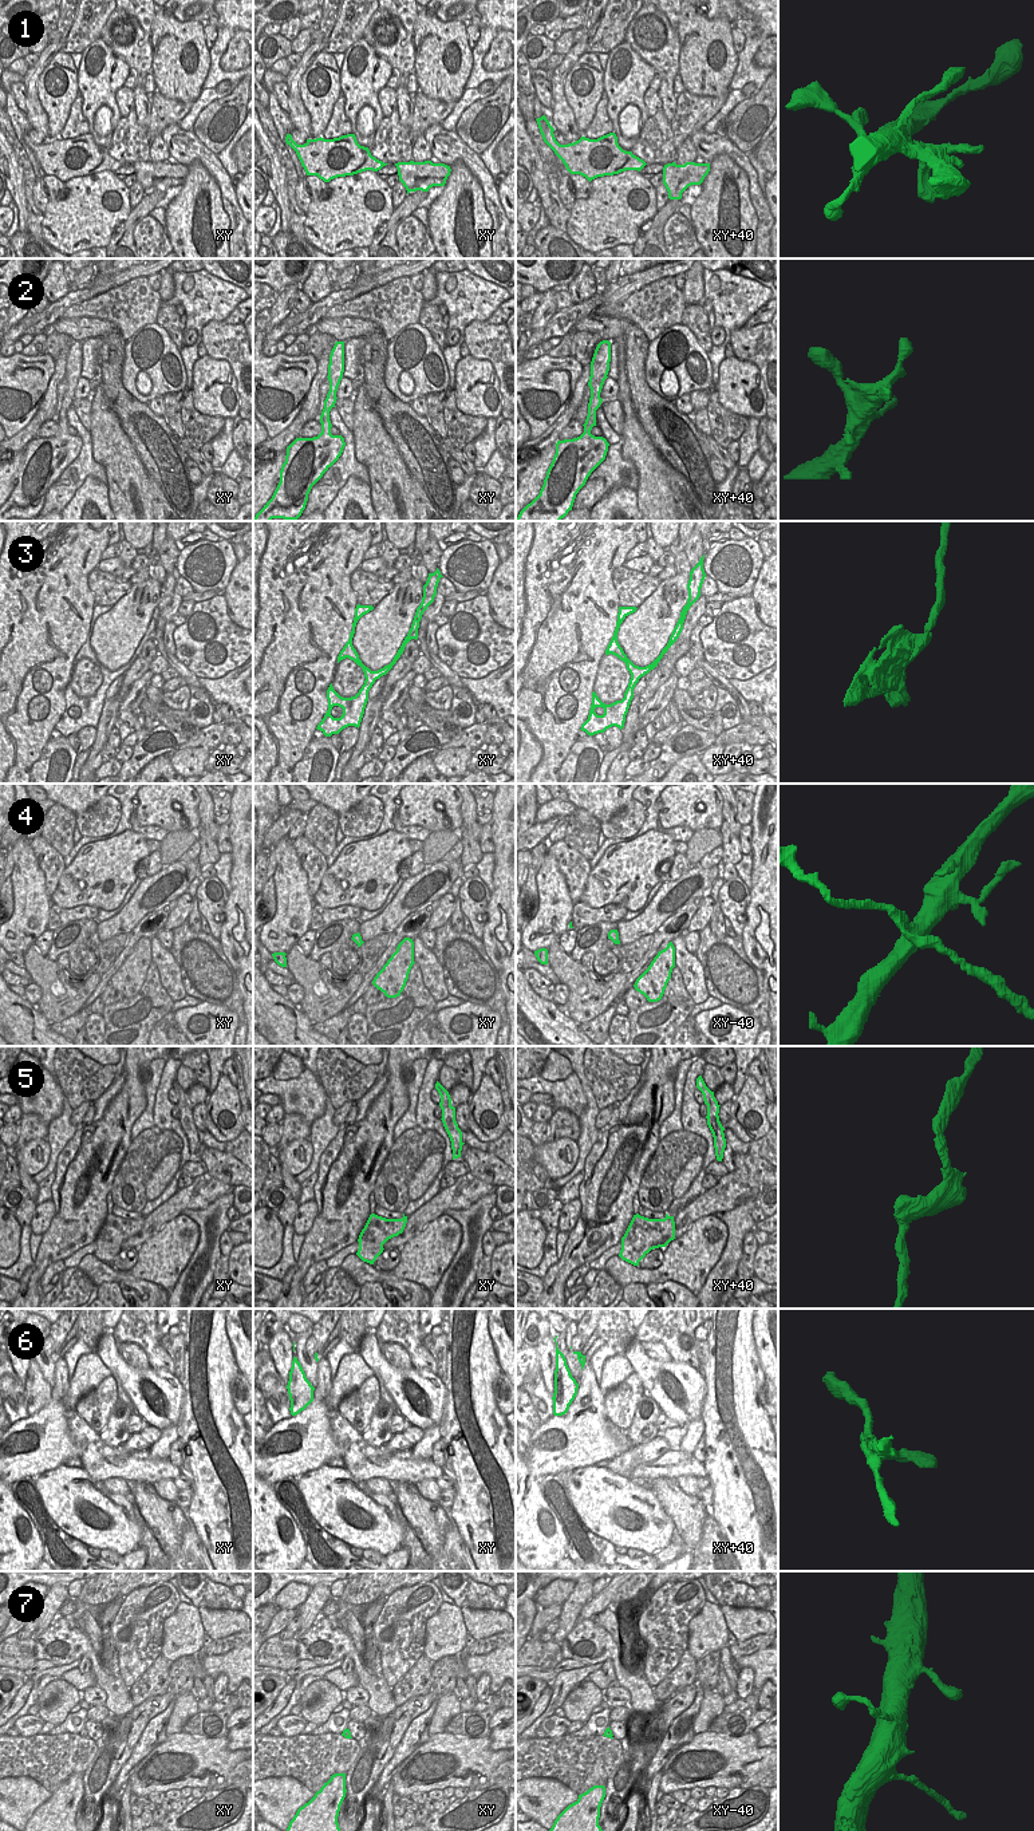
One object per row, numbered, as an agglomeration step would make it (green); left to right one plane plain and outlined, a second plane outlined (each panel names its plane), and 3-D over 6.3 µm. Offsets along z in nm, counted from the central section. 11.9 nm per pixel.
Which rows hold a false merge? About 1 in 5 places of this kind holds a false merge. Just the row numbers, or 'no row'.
3, 4, 6

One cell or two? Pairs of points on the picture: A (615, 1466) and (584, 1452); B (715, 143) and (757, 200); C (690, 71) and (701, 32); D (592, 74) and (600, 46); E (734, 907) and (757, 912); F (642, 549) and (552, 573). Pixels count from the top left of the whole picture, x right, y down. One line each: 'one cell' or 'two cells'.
A: two cells
B: one cell
C: one cell
D: two cells
E: two cells
F: two cells

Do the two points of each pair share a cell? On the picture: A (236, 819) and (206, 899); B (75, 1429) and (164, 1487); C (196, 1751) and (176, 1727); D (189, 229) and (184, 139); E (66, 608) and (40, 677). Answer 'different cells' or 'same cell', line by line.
A: different cells
B: different cells
C: different cells
D: different cells
E: same cell

